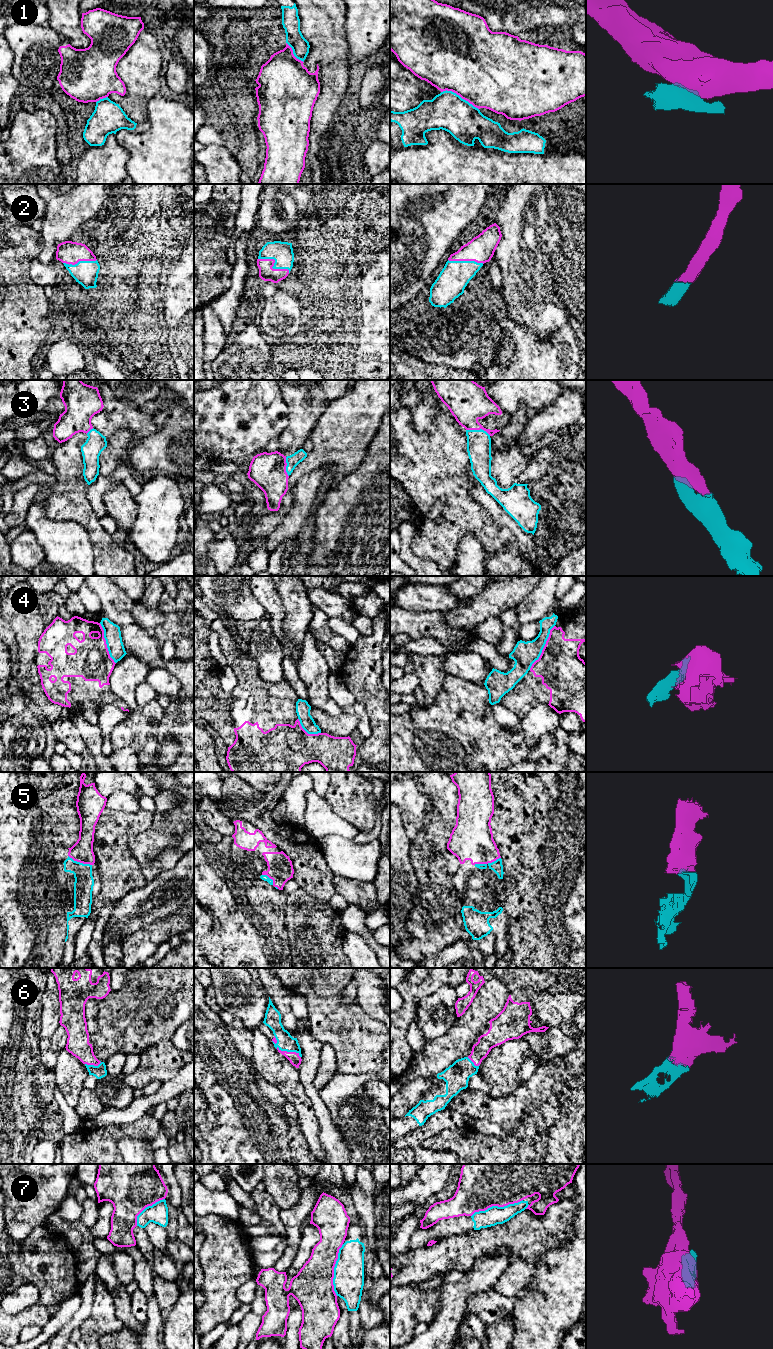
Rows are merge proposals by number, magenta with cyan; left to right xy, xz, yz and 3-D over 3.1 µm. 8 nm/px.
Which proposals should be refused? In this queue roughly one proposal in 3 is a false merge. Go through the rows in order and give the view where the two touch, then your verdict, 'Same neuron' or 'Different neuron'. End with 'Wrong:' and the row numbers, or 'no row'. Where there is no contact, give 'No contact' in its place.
1: Touches magenta in yz. Different neuron
2: Touches magenta in xz. Same neuron
3: Touches magenta in yz. Same neuron
4: Touches magenta in yz. Different neuron
5: Touches magenta in yz. Same neuron
6: Touches magenta in xz. Same neuron
7: Touches magenta in xz. Different neuron
Wrong: 1, 4, 7

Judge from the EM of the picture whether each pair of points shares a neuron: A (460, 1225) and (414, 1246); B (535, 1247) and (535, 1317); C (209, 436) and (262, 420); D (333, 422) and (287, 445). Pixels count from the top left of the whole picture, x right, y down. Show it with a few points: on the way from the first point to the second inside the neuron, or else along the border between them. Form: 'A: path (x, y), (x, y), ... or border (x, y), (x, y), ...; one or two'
A: path (449, 1227), (425, 1235); one
B: border (554, 1246), (547, 1249), (536, 1262); two
C: path (222, 423), (226, 419), (249, 419); one
D: border (322, 414), (309, 437); two

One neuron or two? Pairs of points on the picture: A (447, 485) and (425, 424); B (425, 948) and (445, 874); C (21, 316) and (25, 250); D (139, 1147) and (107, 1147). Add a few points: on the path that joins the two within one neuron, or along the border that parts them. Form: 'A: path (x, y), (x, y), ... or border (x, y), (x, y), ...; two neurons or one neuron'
A: border (436, 409), (431, 418), (434, 430), (418, 433); two neurons
B: path (430, 930), (436, 905), (436, 892); one neuron
C: path (20, 300), (20, 266); one neuron
D: border (139, 1136), (121, 1137), (117, 1141), (119, 1152); two neurons

